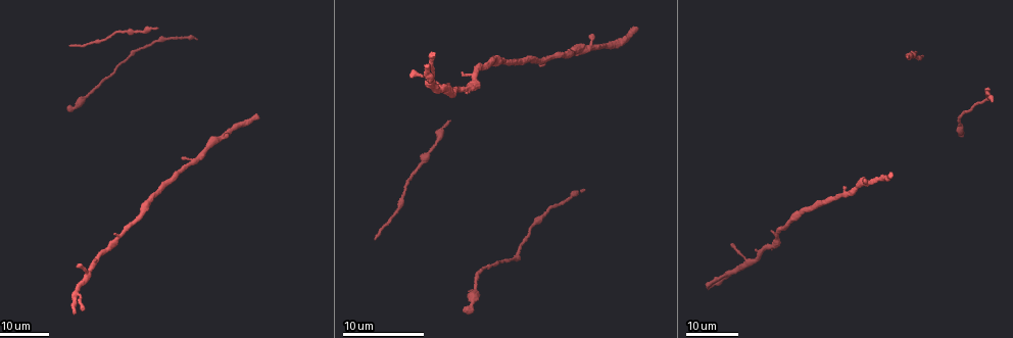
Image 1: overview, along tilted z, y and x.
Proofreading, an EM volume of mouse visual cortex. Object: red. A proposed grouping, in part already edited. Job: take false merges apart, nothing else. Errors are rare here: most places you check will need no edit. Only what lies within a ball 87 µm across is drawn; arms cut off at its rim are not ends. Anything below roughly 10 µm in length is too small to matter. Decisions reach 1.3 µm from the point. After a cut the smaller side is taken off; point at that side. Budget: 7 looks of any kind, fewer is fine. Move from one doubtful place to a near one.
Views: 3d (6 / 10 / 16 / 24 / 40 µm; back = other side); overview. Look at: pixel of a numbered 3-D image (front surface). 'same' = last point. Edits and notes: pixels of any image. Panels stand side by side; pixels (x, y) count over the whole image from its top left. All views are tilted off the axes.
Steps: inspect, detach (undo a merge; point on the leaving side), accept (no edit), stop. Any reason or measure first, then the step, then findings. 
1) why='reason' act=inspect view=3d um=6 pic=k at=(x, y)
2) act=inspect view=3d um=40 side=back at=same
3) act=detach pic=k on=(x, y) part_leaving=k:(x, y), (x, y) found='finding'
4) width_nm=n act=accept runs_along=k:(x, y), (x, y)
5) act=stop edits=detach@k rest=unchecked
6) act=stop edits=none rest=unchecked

act=inspect view=3d um=24 pic=1 at=(210, 137)

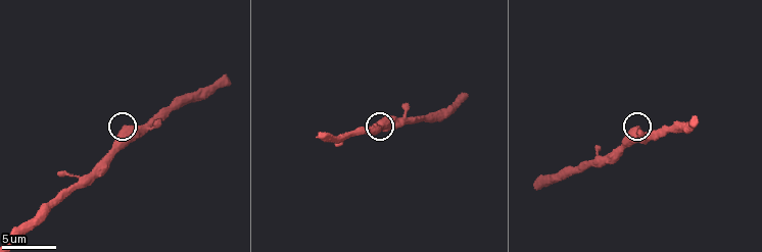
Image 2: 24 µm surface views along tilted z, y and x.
act=inspect view=3d um=6 pic=2 at=(126, 126)

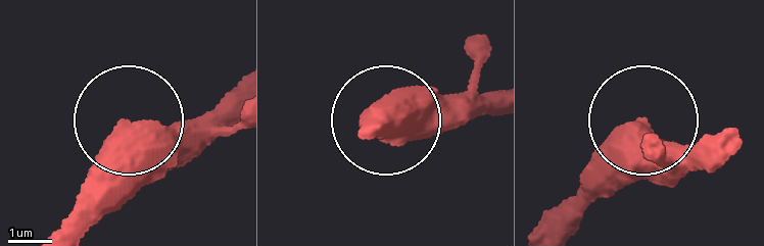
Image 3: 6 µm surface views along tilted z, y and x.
side_arm_um=45 act=accept found='one neuron here'

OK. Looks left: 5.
act=inspect view=3d um=6 pic=2 at=(431, 118)

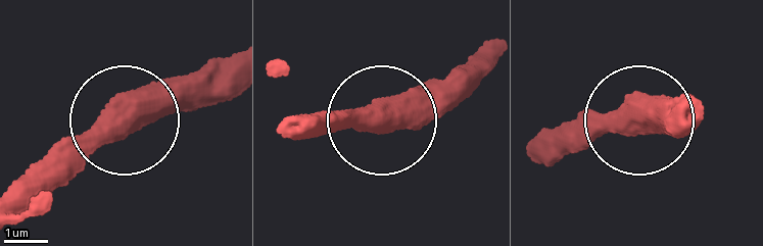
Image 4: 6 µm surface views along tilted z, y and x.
side_arm_um=63 act=accept found='all the same neuron'

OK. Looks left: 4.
why='thick turns thin' act=inspect view=3d um=16 pic=1 at=(986, 99)

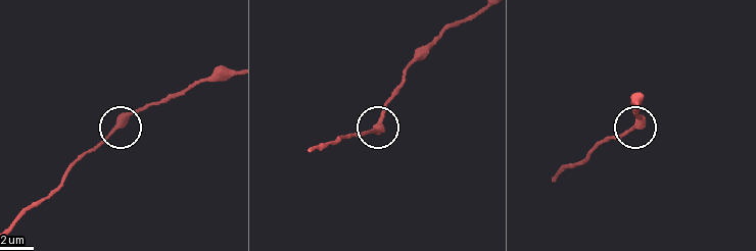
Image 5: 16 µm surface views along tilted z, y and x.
act=inspect view=3d um=6 pic=5 at=(113, 126)

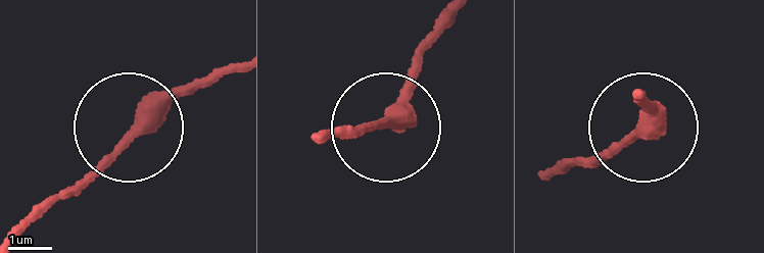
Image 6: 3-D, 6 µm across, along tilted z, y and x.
width_nm=300 act=accept found='one neuron here'

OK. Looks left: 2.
act=stop edits=none rest=unchecked

